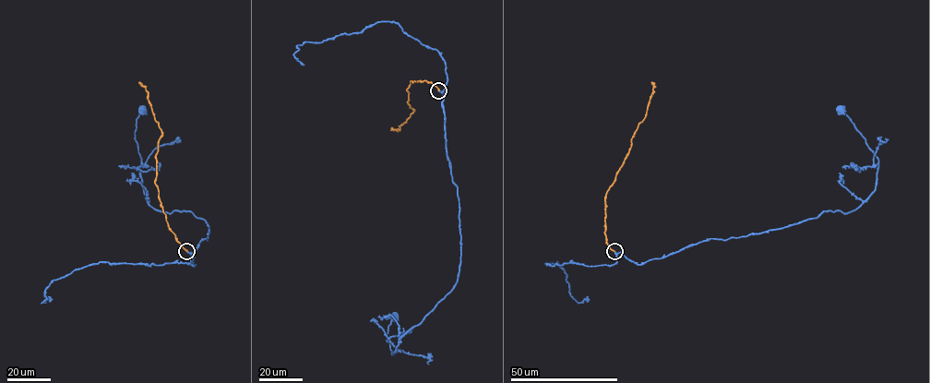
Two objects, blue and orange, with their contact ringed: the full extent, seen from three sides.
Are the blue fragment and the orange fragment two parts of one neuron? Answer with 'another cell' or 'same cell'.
same cell

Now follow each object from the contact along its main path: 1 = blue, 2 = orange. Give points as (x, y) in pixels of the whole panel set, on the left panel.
1: (186, 251), (191, 252), (192, 264), (208, 227), (191, 211), (160, 211), (148, 202), (135, 134), (142, 109)
2: (186, 251), (169, 227), (160, 205), (155, 184), (156, 155), (162, 132), (155, 120), (146, 89), (139, 81)

